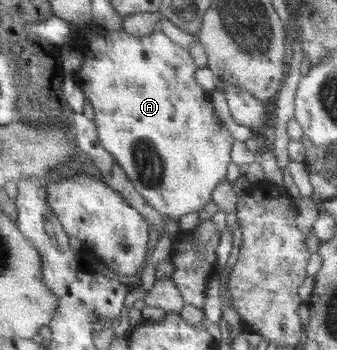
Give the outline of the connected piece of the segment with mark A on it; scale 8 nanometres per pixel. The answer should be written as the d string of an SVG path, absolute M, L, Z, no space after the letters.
M101 27L97 28L94 34L91 34L91 32L83 28L78 35L80 36L80 43L77 47L79 47L80 52L86 58L84 66L79 70L78 79L83 85L85 95L89 99L90 113L97 122L101 141L105 148L124 167L133 186L150 201L154 208L176 220L180 220L184 214L190 214L190 212L198 212L200 214L201 210L204 210L204 207L213 199L214 191L218 188L218 185L228 176L228 168L232 164L232 148L234 148L236 139L229 128L224 126L221 116L218 115L212 93L204 90L204 86L196 80L196 72L198 72L199 67L194 61L194 56L192 56L190 49L183 48L176 42L173 42L162 30L158 30L148 36L139 37L135 34L124 32L124 29L118 32Z

